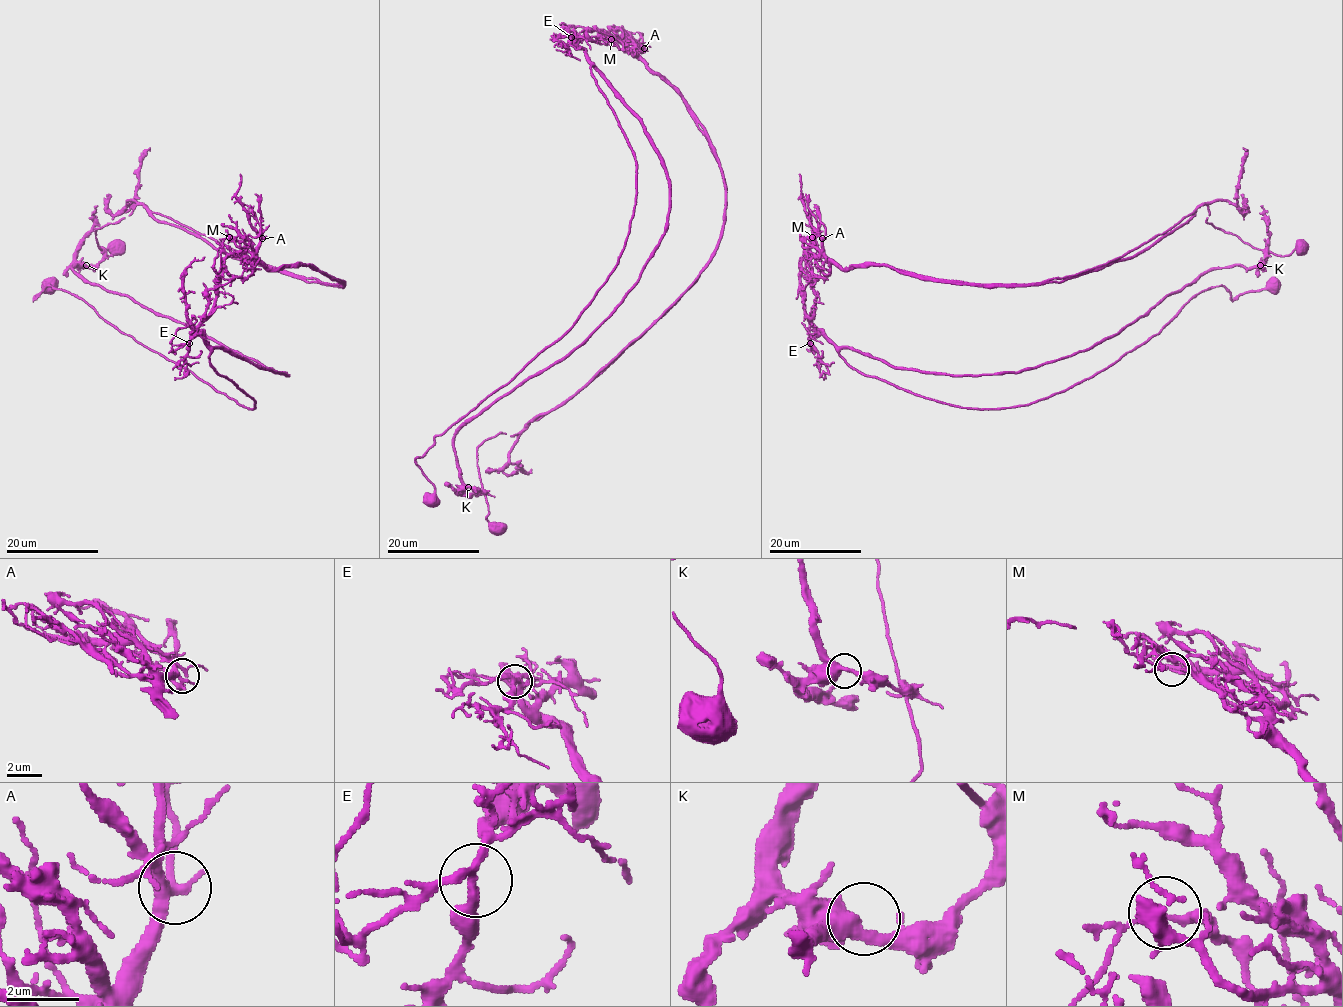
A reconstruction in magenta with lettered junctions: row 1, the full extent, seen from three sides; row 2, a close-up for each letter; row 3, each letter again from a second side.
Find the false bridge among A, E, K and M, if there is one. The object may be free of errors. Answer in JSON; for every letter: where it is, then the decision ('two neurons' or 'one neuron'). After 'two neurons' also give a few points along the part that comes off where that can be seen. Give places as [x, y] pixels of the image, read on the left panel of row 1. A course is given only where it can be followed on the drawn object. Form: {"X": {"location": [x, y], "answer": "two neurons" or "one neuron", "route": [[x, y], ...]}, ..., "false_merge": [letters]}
{"A": {"location": [262, 238], "answer": "one neuron"}, "E": {"location": [189, 343], "answer": "one neuron"}, "K": {"location": [86, 265], "answer": "one neuron"}, "M": {"location": [229, 237], "answer": "two neurons", "route": [[230, 237], [268, 268], [307, 265], [343, 284], [268, 269], [142, 204], [96, 230], [106, 255], [123, 244]]}, "false_merge": ["M"]}

